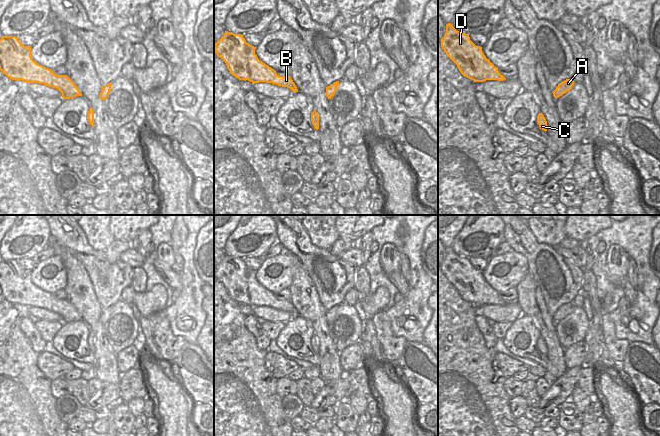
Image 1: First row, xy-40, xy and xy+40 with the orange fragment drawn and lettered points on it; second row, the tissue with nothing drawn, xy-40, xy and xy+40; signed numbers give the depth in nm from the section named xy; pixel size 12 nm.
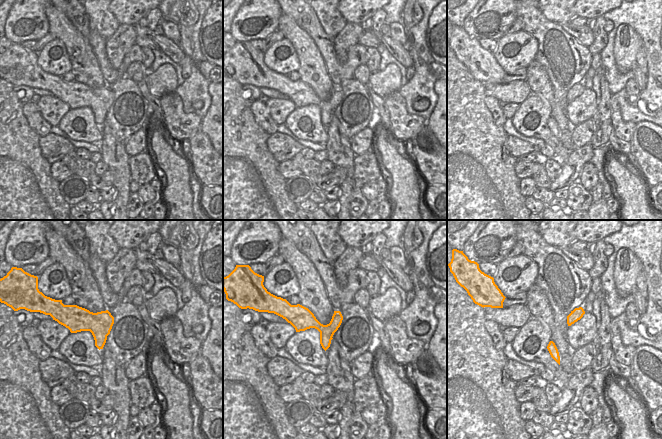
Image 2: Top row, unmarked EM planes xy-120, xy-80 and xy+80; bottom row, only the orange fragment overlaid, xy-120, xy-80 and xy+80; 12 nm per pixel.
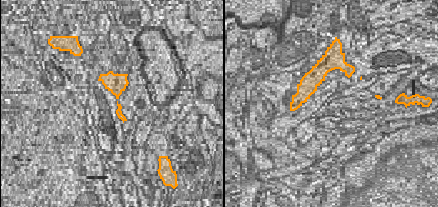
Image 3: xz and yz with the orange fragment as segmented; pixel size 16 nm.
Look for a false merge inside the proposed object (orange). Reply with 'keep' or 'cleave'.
keep

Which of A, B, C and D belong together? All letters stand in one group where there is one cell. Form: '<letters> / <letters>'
A B C D

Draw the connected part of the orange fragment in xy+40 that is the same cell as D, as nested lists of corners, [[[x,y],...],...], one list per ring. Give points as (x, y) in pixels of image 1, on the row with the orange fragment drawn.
[[[451,23],[446,24],[446,33],[440,41],[442,49],[463,76],[475,82],[506,80],[498,68],[486,58],[482,47],[476,46],[470,40],[469,34],[457,31]]]

